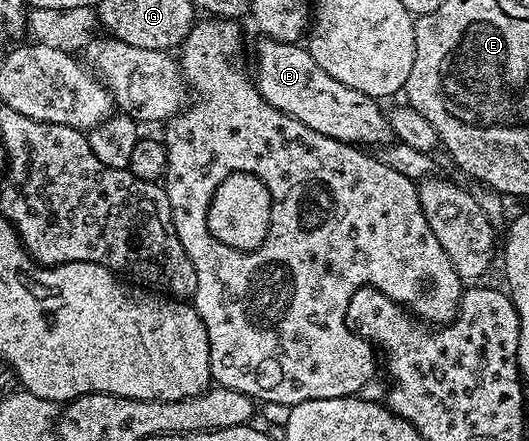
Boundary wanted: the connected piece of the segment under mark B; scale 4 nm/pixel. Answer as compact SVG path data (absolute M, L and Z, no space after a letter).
M266 37L260 38L260 40L260 43L255 47L255 71L253 67L253 78L255 80L255 88L261 93L261 97L265 97L265 101L269 101L269 105L281 109L281 113L285 113L305 125L309 125L309 129L317 129L317 133L325 133L325 137L333 137L342 143L362 145L364 148L374 149L384 143L392 142L393 136L391 134L391 121L388 112L386 110L382 111L379 108L382 106L376 100L369 98L368 95L361 93L357 89L349 89L349 85L341 85L341 81L336 81L333 77L329 77L329 73L325 73L325 69L321 69L321 65L317 65L317 61L313 61L313 57L307 52L306 46L299 43L279 43L276 39Z

